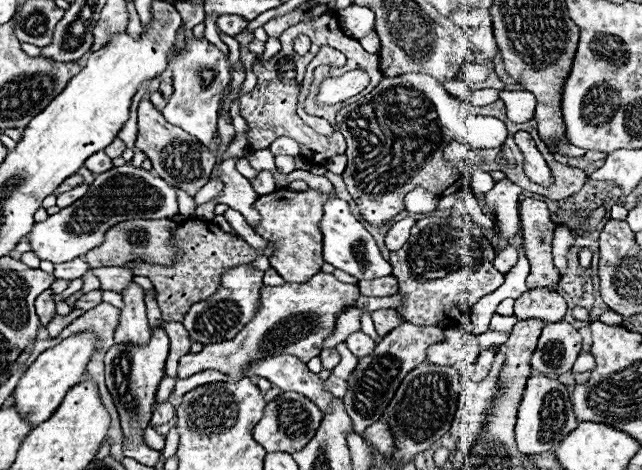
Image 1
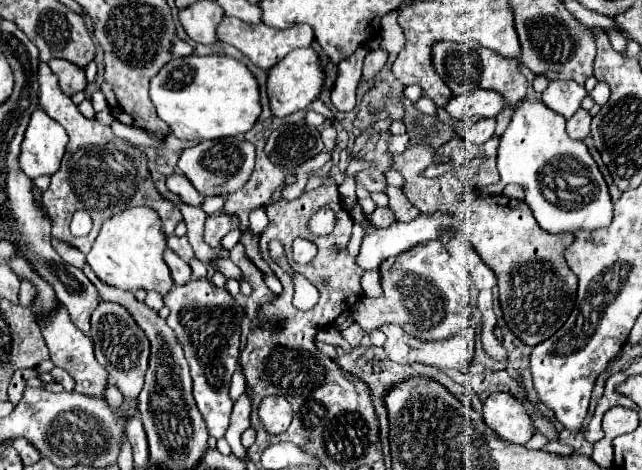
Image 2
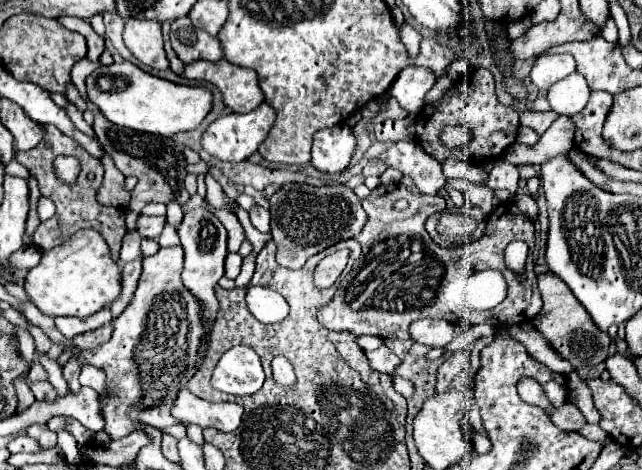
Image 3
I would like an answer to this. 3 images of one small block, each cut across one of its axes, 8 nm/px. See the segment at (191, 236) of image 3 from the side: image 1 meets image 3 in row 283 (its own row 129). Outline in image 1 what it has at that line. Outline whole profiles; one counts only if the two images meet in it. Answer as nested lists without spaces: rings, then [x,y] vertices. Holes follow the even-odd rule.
[[[194,36],[186,38],[186,48],[180,54],[170,54],[170,72],[174,80],[174,94],[168,102],[168,106],[162,110],[168,122],[174,126],[180,126],[188,134],[192,134],[196,140],[200,140],[204,146],[210,146],[214,140],[214,134],[218,130],[218,108],[220,98],[224,94],[224,88],[230,82],[230,68],[228,58],[212,46],[208,40],[196,40]]]

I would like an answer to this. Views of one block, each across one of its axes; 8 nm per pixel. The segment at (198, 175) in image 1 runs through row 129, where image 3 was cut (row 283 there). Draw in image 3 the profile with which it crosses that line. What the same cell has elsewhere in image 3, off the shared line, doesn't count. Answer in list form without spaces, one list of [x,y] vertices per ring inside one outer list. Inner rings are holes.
[[[160,248],[154,256],[144,258],[144,270],[132,302],[126,306],[126,310],[112,322],[114,332],[110,342],[102,344],[100,348],[94,348],[92,352],[82,352],[80,360],[86,360],[88,364],[100,368],[106,372],[106,386],[108,394],[98,396],[100,398],[100,412],[104,418],[104,430],[114,438],[128,436],[138,426],[154,426],[158,430],[168,428],[174,424],[184,424],[188,428],[187,436],[198,446],[204,446],[203,429],[198,425],[180,422],[170,416],[172,400],[176,398],[176,392],[188,384],[188,380],[194,376],[194,364],[198,360],[198,346],[200,346],[200,310],[196,308],[196,300],[192,300],[192,294],[185,288],[180,288],[180,272],[182,272],[182,248]]]

